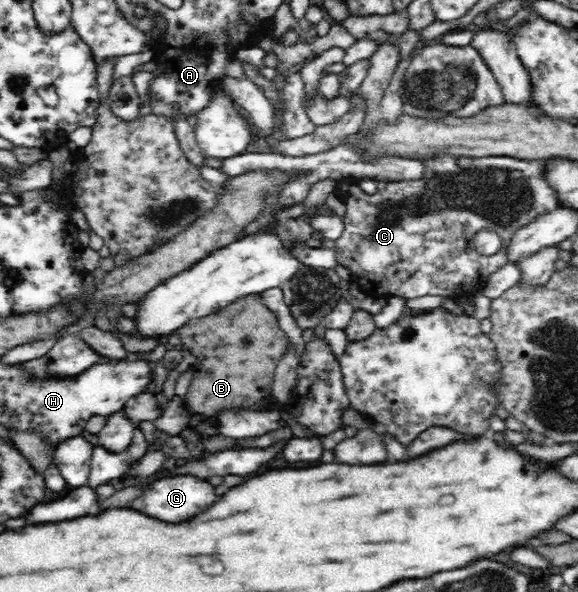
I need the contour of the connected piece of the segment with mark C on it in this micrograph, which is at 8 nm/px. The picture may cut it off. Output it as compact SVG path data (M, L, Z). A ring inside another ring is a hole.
M438 152L438 154L430 156L415 156L414 159L418 160L423 166L421 178L379 181L377 182L378 189L372 195L362 191L359 184L360 180L354 177L342 177L336 181L335 187L337 189L335 194L346 205L346 213L343 217L345 226L340 237L334 240L333 252L337 262L350 271L353 287L370 297L387 298L396 296L412 299L424 297L425 295L438 295L450 299L468 298L472 296L472 293L482 291L487 283L488 276L508 263L505 259L505 249L509 244L512 232L527 223L533 222L539 215L550 213L560 206L558 196L550 190L550 187L542 179L542 167L540 167L542 161L522 161L522 159L514 159L514 157L508 157L508 155L490 155L490 157L464 157L464 155L460 155L460 157L454 157L454 155L446 154L446 152ZM478 231L493 231L500 237L501 244L496 253L484 255L476 250L474 239Z

